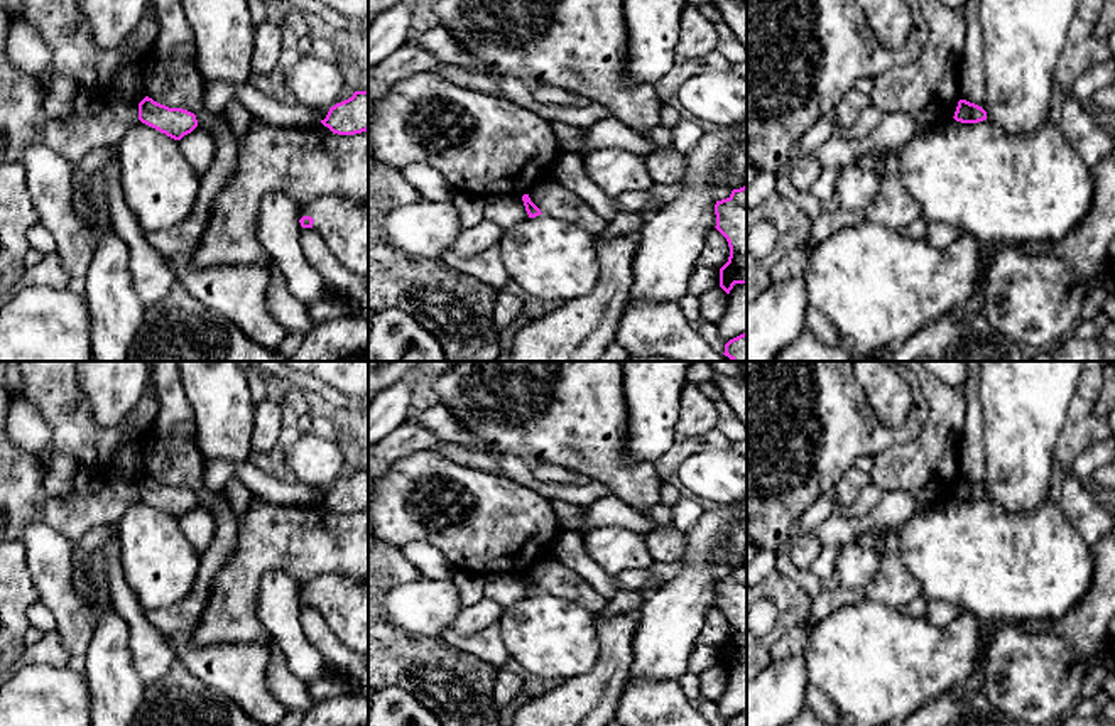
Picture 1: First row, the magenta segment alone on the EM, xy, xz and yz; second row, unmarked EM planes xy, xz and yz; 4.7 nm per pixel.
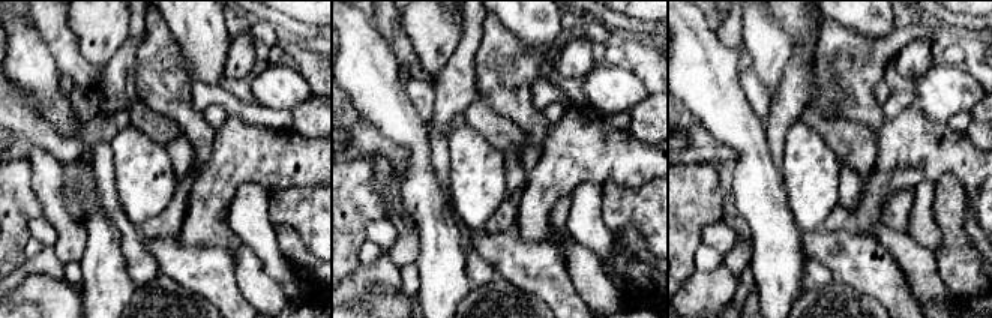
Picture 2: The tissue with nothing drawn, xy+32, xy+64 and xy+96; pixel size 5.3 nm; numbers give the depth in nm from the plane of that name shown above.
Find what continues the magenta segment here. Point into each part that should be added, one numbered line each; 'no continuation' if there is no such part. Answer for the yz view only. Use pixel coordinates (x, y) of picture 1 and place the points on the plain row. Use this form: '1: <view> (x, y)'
no continuation

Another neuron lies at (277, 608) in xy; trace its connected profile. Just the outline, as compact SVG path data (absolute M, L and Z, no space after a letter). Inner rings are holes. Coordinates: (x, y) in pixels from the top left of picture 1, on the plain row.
M280 571L264 574L258 586L257 616L282 650L287 669L301 680L336 675L323 653L307 640L299 621L299 591Z

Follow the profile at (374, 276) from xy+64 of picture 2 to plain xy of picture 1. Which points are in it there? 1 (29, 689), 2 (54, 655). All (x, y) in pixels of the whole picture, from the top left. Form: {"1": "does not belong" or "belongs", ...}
{"1": "does not belong", "2": "belongs"}

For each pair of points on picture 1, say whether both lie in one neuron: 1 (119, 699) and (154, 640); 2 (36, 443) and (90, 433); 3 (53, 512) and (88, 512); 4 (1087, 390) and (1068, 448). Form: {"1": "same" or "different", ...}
{"1": "different", "2": "different", "3": "same", "4": "same"}

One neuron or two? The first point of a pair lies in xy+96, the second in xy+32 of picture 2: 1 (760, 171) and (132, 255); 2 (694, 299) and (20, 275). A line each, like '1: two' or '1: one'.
1: two
2: one

